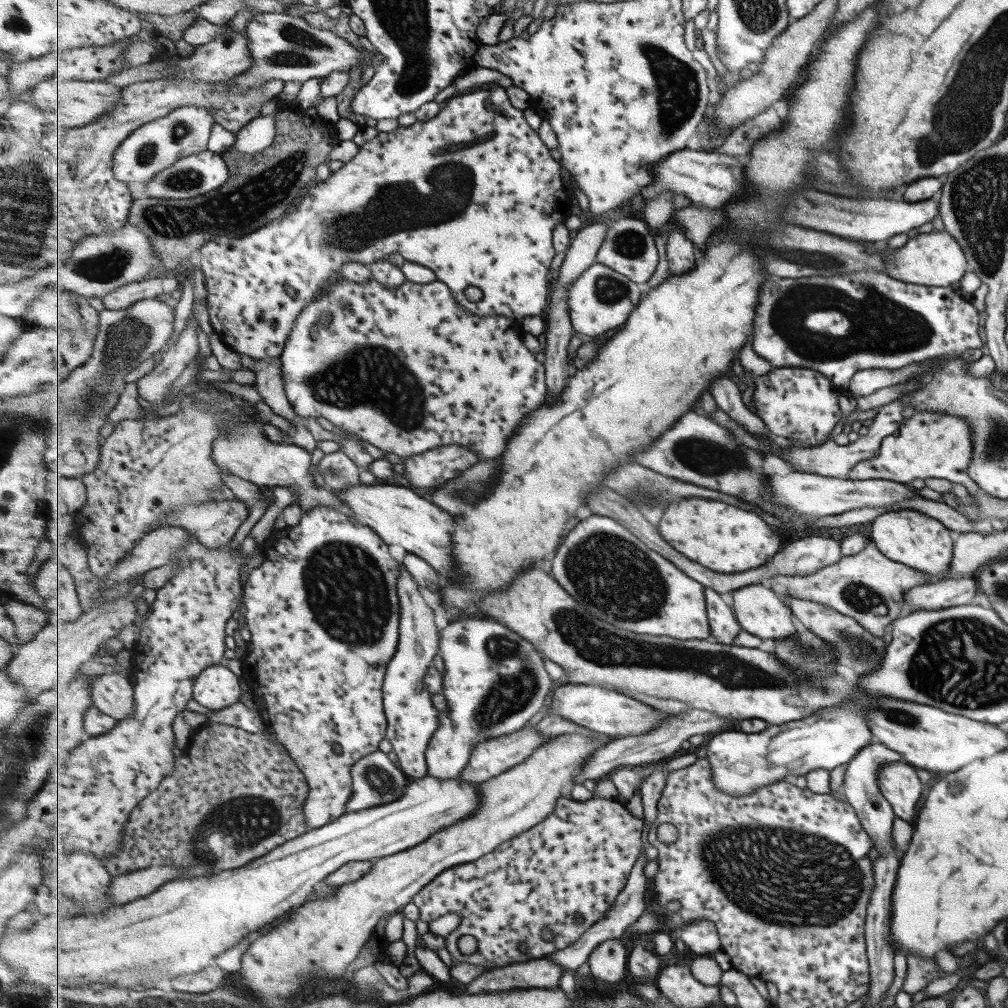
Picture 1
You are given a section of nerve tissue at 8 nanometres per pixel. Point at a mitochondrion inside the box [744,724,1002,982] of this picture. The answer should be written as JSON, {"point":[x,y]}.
{"point":[872,798]}

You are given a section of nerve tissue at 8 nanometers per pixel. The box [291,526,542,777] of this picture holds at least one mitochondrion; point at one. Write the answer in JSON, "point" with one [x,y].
{"point":[345,588]}

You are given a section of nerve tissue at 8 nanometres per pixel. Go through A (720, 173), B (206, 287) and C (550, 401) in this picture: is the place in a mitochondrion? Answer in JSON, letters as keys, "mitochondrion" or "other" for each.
{"A":"other","B":"other","C":"other"}

